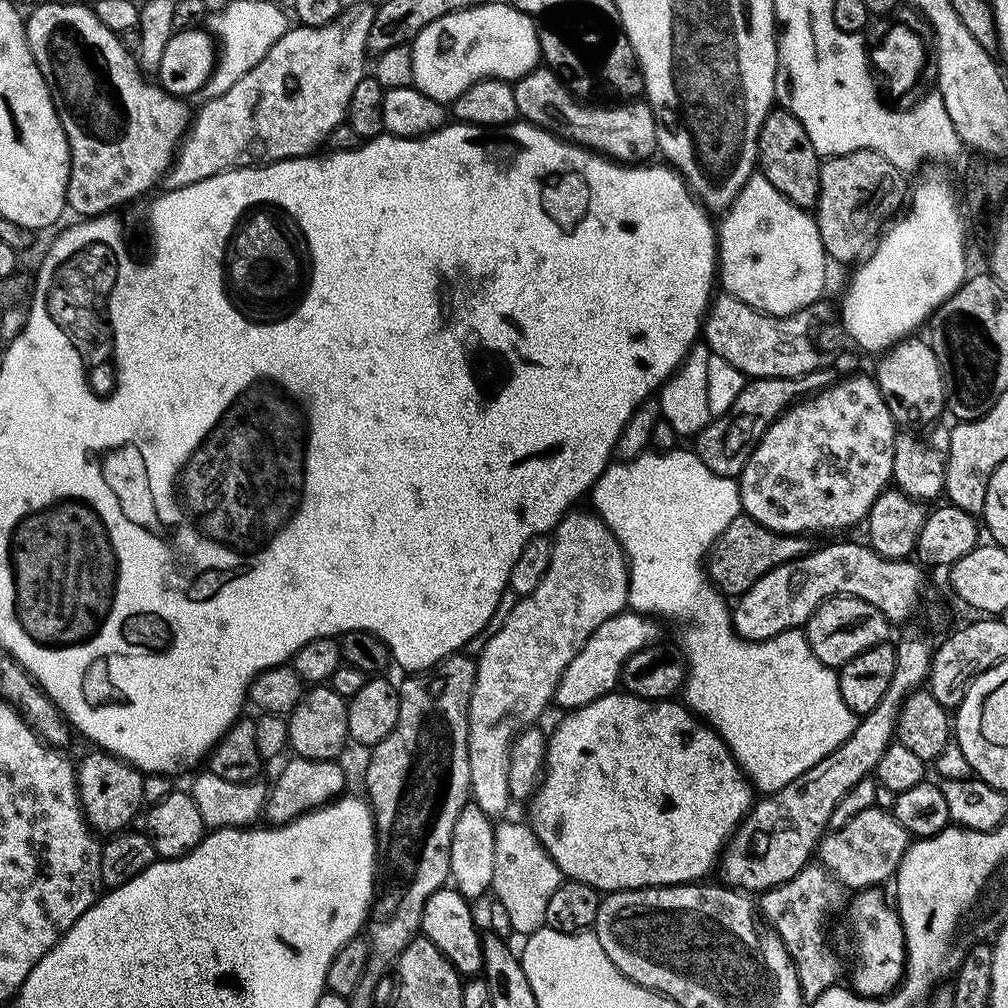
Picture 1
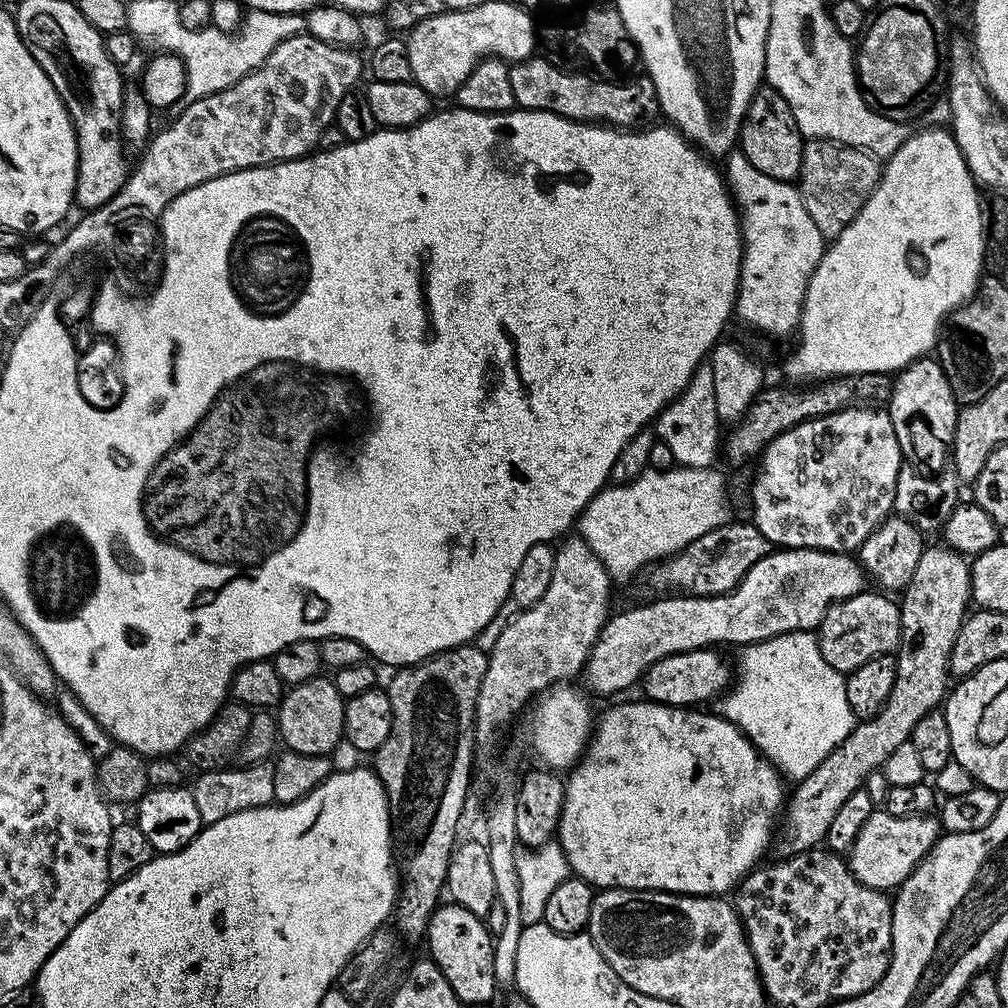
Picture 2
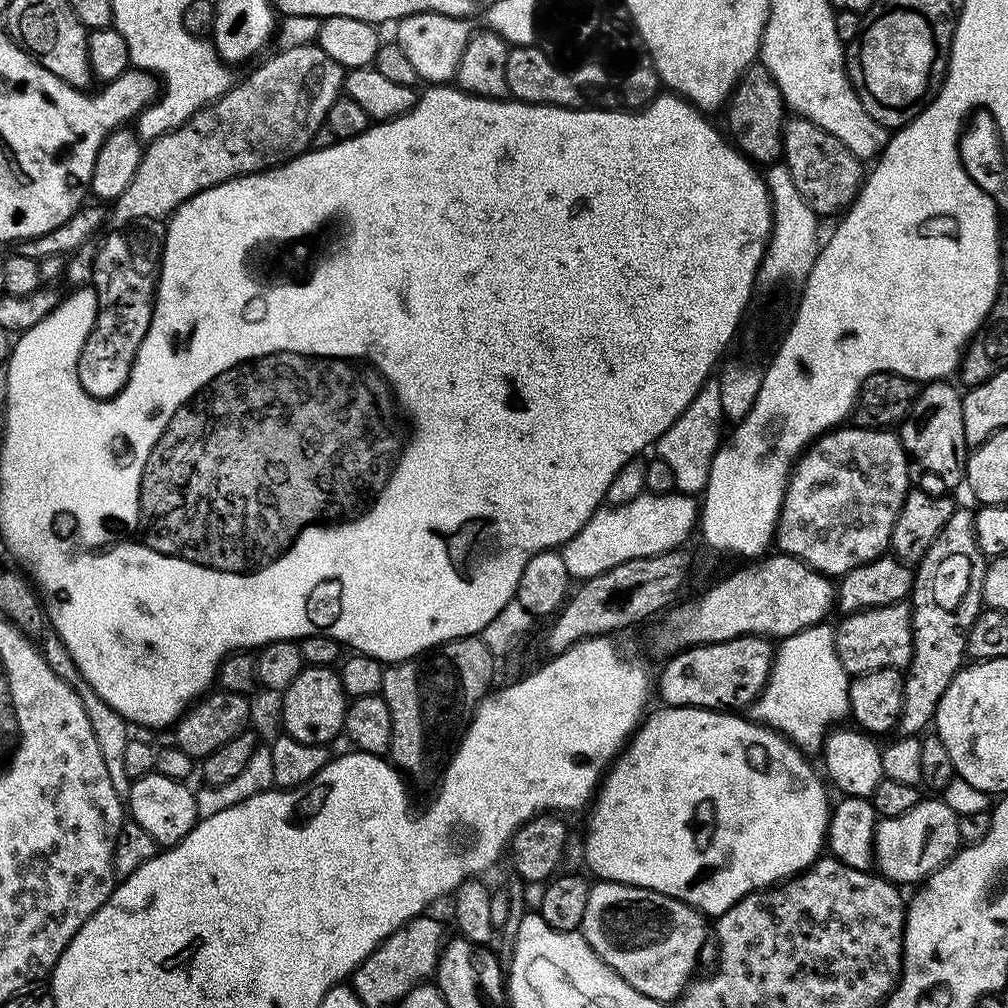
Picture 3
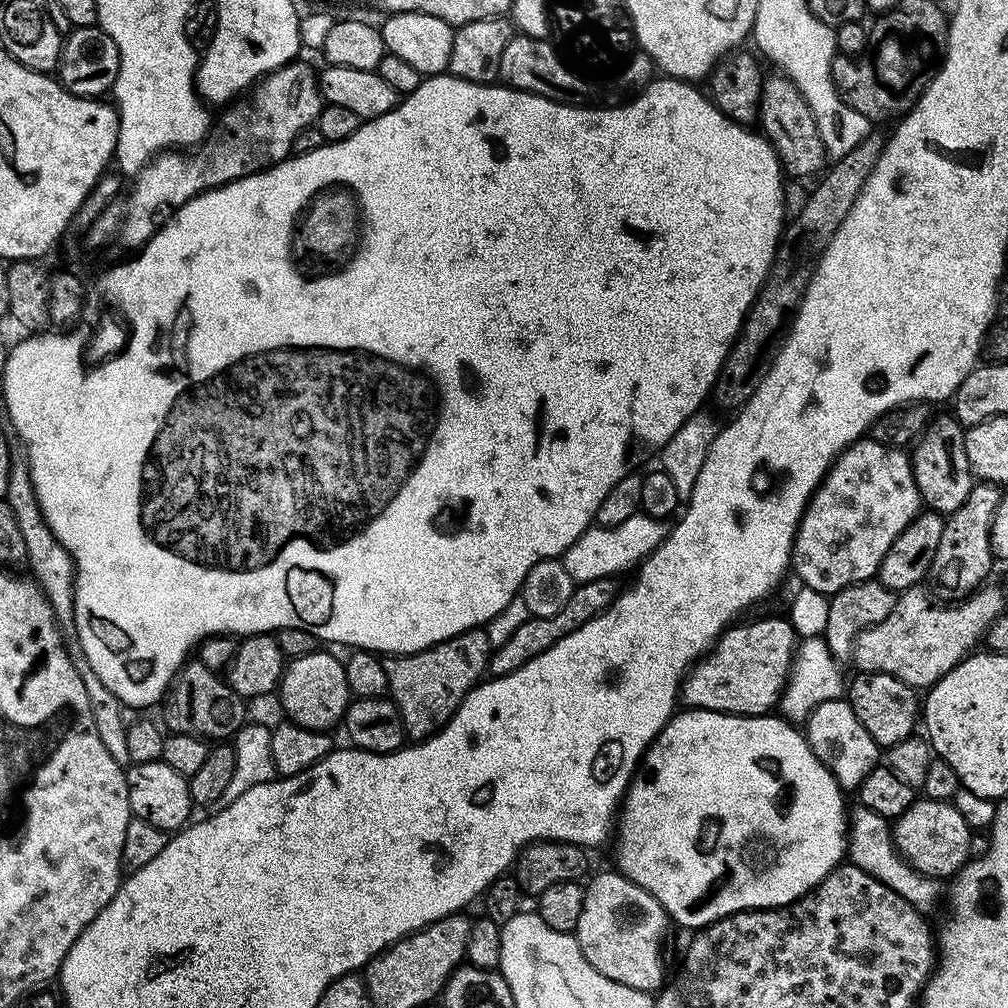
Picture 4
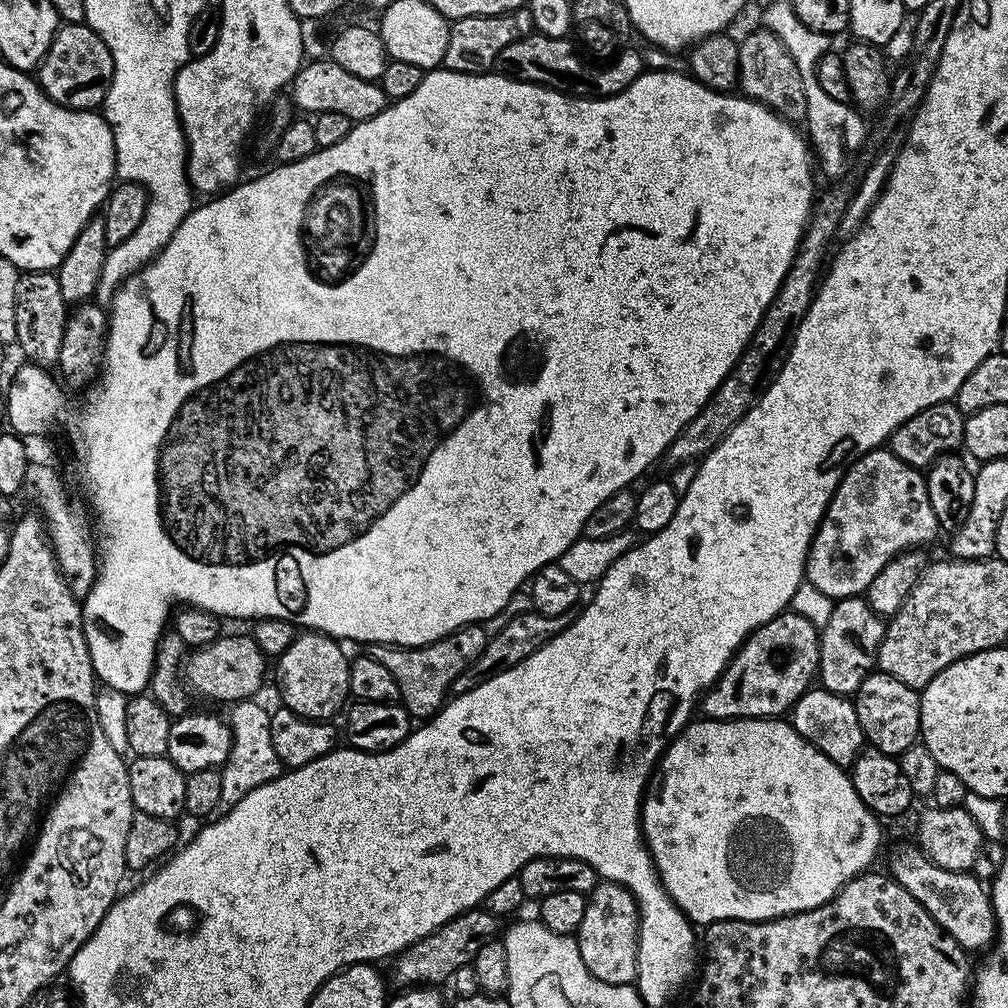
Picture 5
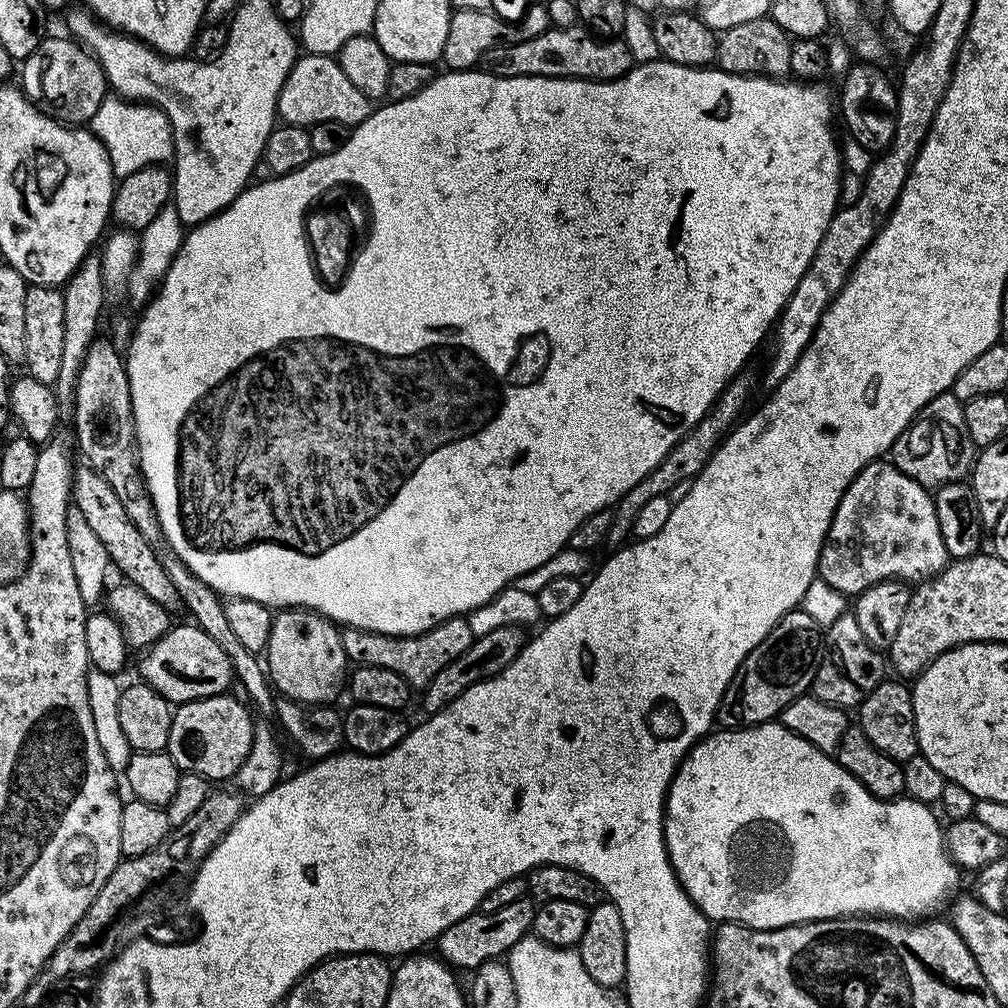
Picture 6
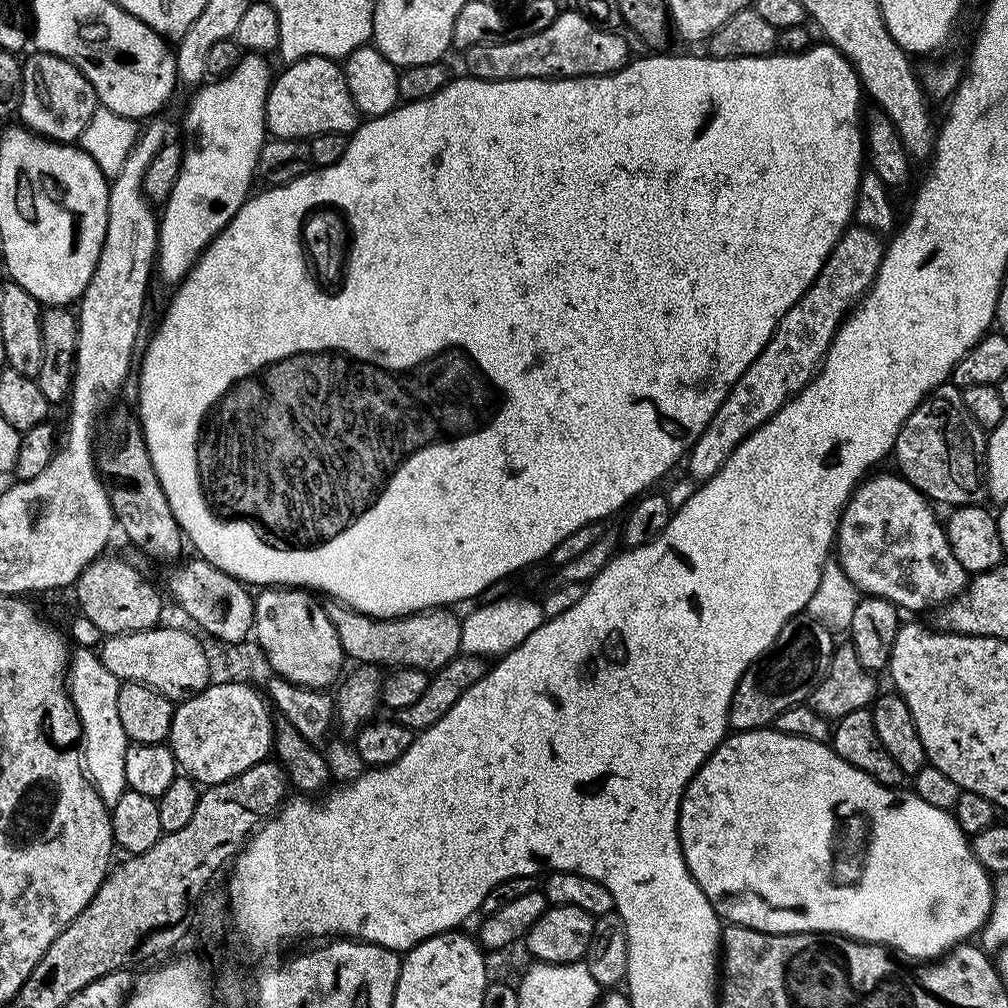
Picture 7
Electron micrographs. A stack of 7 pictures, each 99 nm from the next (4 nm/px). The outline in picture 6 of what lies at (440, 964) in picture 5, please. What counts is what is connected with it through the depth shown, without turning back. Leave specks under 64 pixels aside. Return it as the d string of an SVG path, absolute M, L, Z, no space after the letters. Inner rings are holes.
M525 898L510 902L510 906L502 906L502 910L471 912L466 918L454 922L454 926L446 926L446 930L442 930L438 955L445 964L456 970L475 970L482 966L482 962L501 959L523 936L531 933L536 909L537 905L531 899Z

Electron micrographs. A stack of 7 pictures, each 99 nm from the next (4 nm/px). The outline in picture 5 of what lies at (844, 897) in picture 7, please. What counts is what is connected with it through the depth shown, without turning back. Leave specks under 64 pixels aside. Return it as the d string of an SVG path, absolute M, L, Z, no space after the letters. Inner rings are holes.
M784 718L693 719L664 749L652 770L652 779L645 787L644 799L640 805L642 839L648 845L648 852L652 855L662 886L677 908L682 910L684 917L696 926L707 926L719 920L773 920L779 916L789 916L792 912L814 910L830 902L846 882L856 876L863 876L875 865L872 863L880 852L880 824L881 821L864 805L862 798L858 798L858 790L854 790L851 775L830 762L826 754L822 754L809 740L802 738L802 734L794 731L791 723Z

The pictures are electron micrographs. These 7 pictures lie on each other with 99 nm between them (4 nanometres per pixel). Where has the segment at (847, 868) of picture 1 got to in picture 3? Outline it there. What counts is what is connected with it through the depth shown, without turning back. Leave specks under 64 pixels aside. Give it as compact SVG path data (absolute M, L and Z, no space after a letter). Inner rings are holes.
M922 798L898 818L877 819L872 843L875 871L897 886L919 885L960 851L960 824L961 817L942 798Z

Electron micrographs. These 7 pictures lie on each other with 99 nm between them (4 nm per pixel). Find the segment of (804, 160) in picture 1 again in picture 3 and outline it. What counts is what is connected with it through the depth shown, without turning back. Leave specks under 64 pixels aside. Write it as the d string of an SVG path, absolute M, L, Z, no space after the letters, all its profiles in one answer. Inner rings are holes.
M763 63L749 64L740 81L736 83L736 88L726 105L727 112L727 135L749 160L760 166L768 166L781 159L784 151L786 105L784 95L778 90L770 70L764 67Z

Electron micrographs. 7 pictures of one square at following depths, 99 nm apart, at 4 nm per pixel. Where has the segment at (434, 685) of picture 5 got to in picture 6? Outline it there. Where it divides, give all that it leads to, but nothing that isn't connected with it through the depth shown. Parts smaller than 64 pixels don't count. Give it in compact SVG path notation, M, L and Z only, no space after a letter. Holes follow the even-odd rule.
M467 615L444 620L417 636L387 636L381 632L367 632L364 628L345 627L340 637L346 658L353 665L373 664L382 666L382 670L394 670L394 674L402 674L414 690L423 690L427 684L434 682L438 670L446 670L458 654L470 650L474 639Z

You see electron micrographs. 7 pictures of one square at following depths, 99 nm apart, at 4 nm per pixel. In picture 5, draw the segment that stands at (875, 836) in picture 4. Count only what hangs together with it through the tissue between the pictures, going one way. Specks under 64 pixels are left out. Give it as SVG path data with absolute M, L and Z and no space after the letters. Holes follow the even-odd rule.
M915 843L904 844L888 860L887 871L938 922L938 926L969 954L987 949L996 939L996 915L989 889L972 872L951 872L934 866Z

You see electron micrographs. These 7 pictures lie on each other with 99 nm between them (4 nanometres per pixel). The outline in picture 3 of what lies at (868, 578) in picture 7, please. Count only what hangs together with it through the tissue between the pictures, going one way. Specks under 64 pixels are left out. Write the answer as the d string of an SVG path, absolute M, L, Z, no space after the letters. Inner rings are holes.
M837 426L831 432L825 432L819 440L812 441L803 452L800 453L799 460L792 466L792 472L788 476L788 485L784 491L784 501L780 507L780 517L776 520L776 535L774 544L783 555L798 558L806 566L813 568L815 572L829 578L839 578L845 576L850 570L862 566L866 562L873 560L875 556L885 555L889 547L894 522L900 513L900 507L905 498L908 497L910 485L908 485L908 468L910 461L904 447L900 445L900 437L895 431L882 428L861 428L859 426Z

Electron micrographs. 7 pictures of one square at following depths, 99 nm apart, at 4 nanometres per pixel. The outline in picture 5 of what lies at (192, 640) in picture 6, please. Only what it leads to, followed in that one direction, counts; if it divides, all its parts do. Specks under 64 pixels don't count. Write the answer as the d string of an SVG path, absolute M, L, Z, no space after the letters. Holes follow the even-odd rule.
M221 635L220 639L204 648L198 648L187 653L188 661L182 664L182 676L187 687L212 700L251 700L264 684L264 675L269 675L269 661L258 650L258 642L254 642L251 635L228 636Z

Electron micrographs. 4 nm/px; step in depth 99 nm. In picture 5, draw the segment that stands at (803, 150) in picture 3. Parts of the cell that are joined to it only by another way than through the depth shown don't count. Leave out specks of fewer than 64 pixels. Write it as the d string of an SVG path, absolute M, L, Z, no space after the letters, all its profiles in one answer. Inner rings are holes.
M763 26L757 28L757 32L752 32L745 40L739 41L739 91L748 99L765 104L767 108L779 114L783 120L803 121L806 115L806 94L804 93L804 79L800 76L798 66L794 58L790 58L790 50L782 46L782 42L776 35Z

